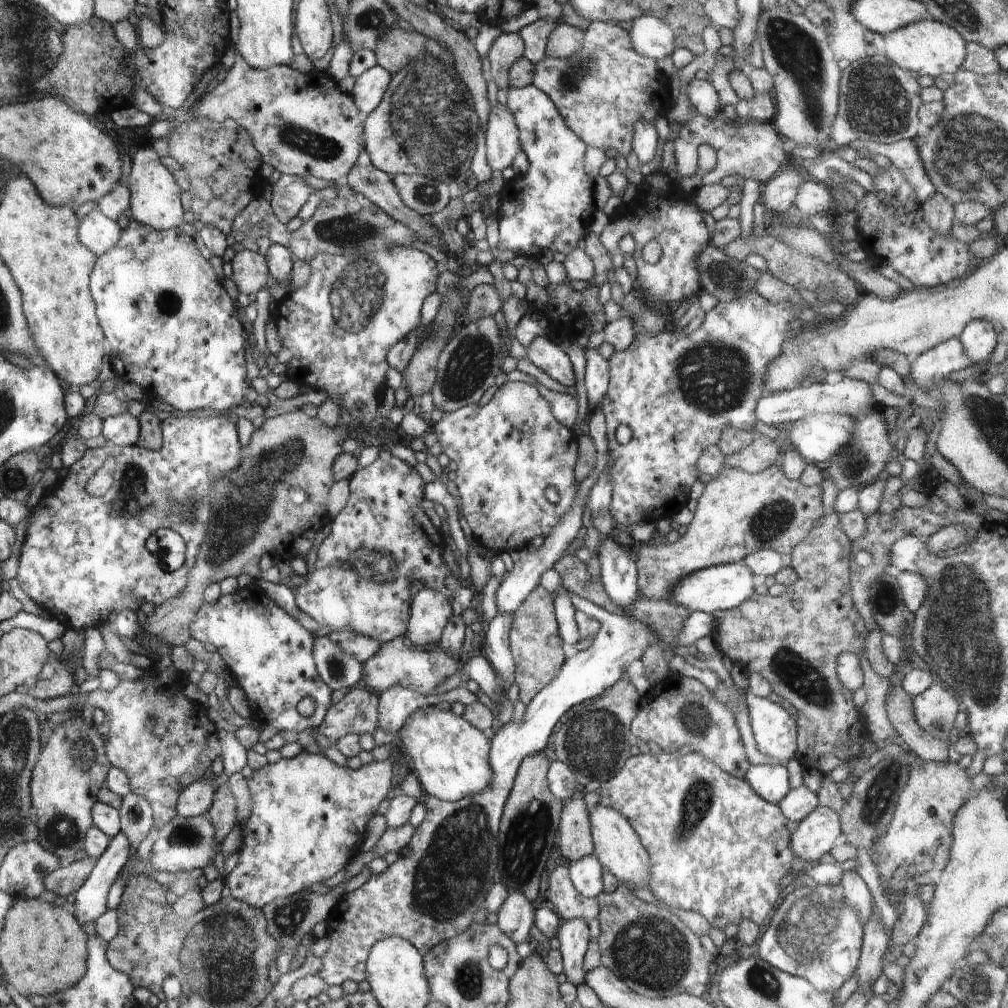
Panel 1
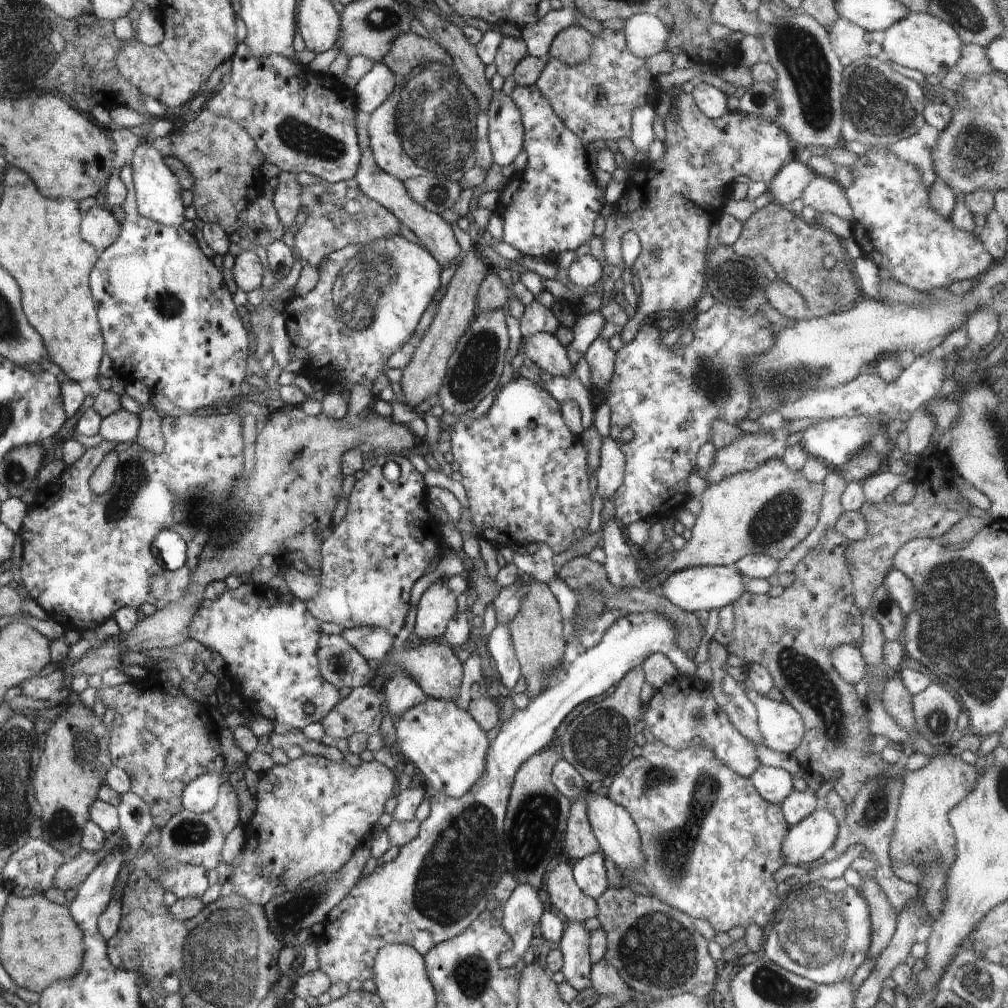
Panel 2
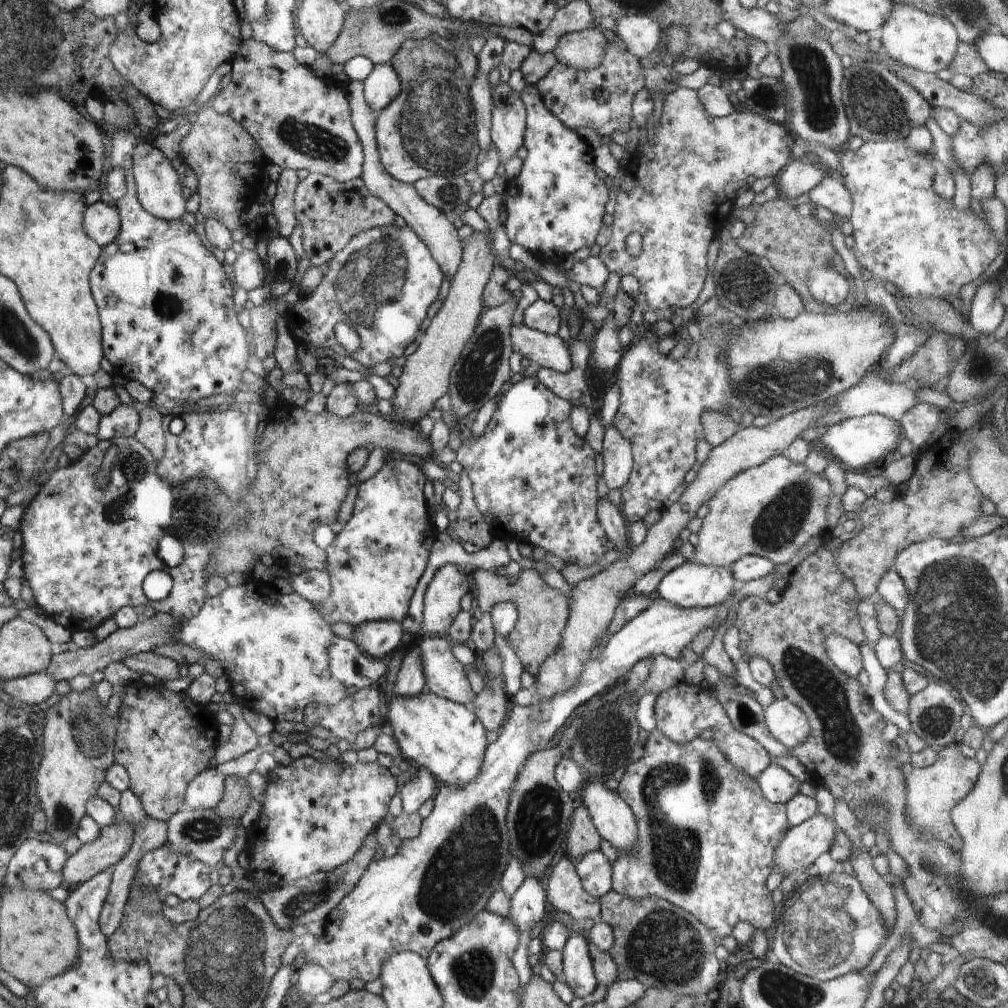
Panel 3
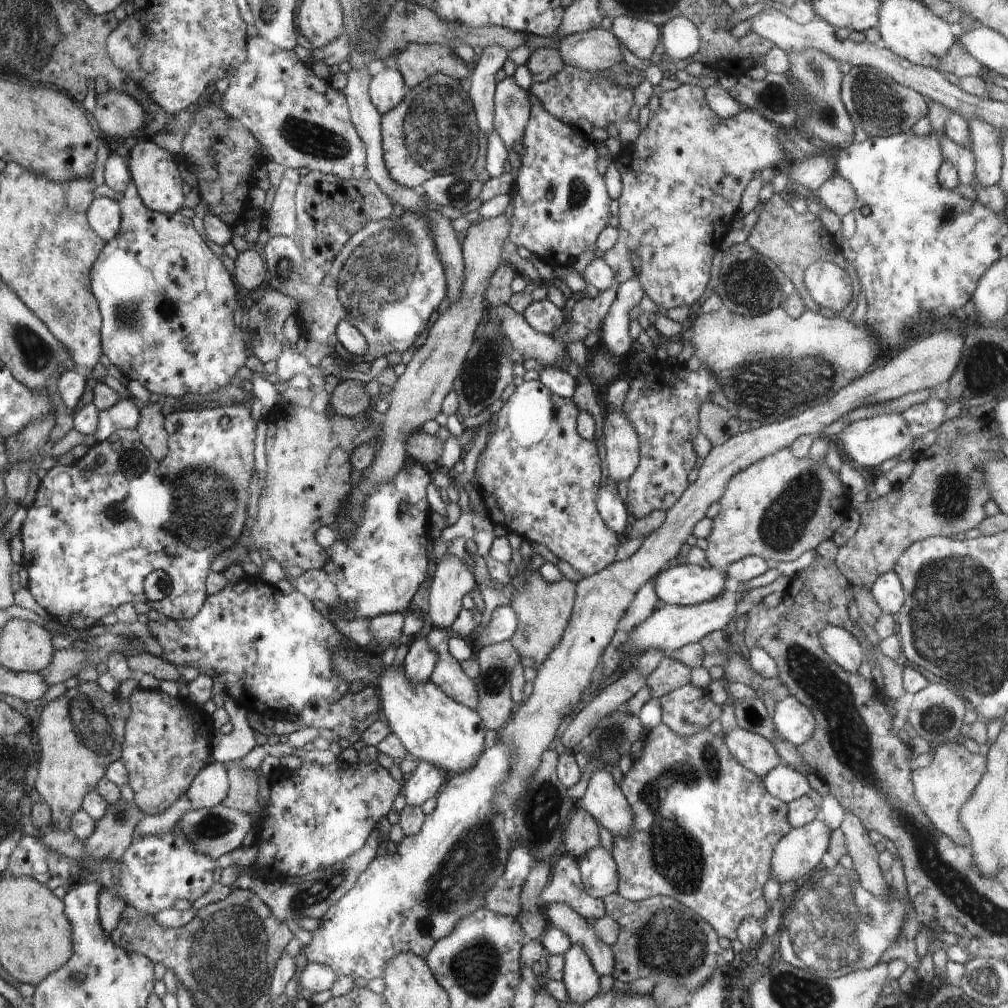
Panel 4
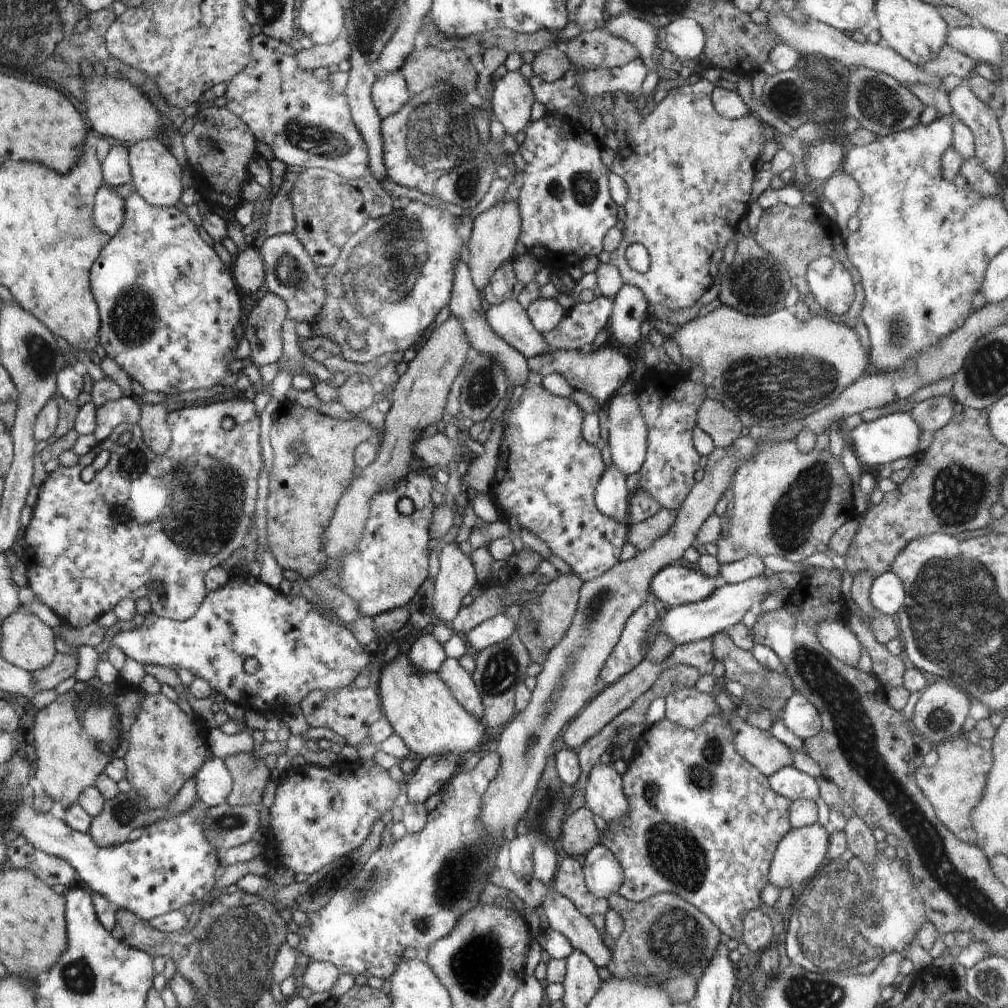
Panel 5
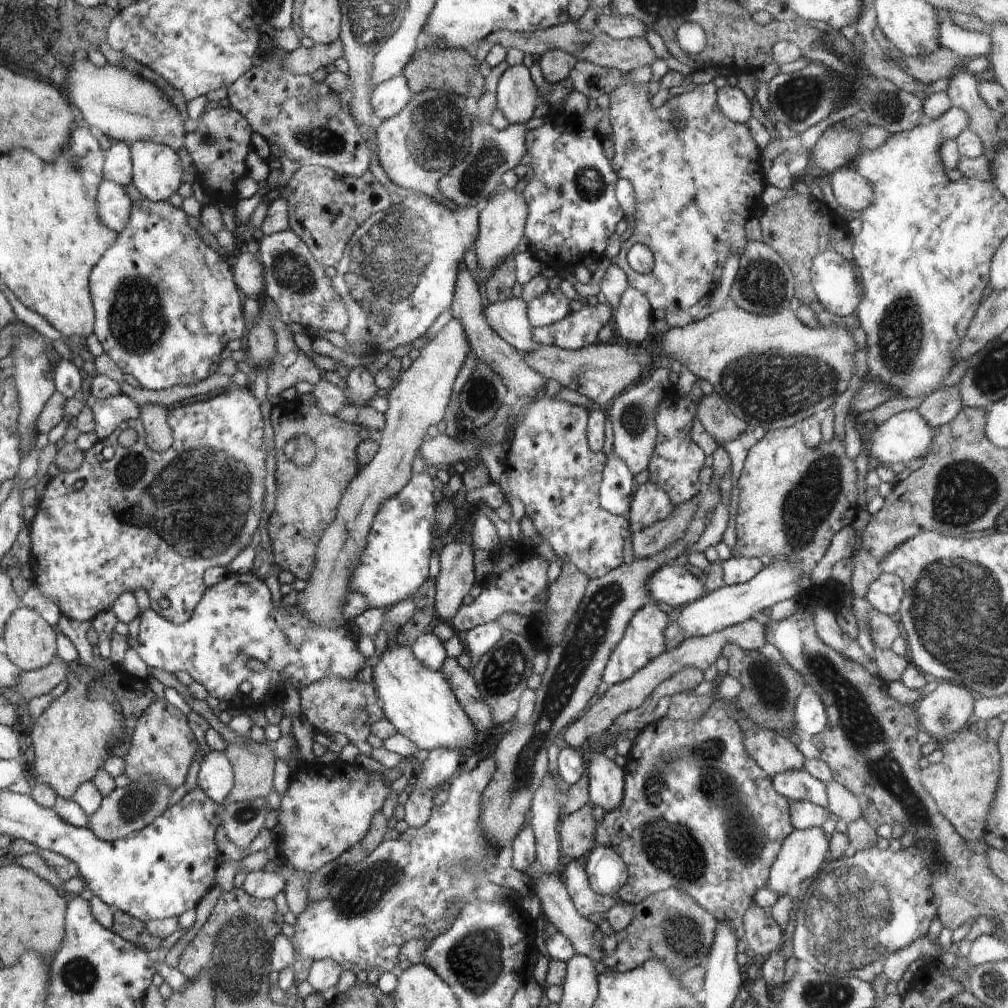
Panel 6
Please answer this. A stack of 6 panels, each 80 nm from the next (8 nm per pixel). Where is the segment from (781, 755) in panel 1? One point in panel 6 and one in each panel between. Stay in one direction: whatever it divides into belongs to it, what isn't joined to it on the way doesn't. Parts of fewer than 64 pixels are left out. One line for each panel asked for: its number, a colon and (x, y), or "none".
2: (782, 728)
3: (786, 722)
4: (794, 721)
5: (800, 716)
6: (811, 717)

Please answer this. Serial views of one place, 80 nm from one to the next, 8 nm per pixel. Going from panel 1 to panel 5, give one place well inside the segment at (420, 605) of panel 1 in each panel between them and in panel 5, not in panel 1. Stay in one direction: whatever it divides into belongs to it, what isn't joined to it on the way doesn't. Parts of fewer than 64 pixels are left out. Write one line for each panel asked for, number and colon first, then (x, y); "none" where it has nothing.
2: (437, 606)
3: (442, 598)
4: (452, 578)
5: (456, 577)

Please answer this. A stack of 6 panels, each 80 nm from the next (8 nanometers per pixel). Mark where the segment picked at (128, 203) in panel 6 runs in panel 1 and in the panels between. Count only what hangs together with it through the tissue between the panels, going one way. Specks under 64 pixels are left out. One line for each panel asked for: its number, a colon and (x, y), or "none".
1: (99, 233)
2: (99, 227)
3: (102, 222)
4: (105, 215)
5: (109, 212)

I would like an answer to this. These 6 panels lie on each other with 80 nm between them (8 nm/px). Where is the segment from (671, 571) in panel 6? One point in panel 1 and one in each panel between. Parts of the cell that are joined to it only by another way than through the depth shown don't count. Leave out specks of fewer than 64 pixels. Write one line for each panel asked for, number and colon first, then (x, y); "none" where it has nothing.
1: (722, 587)
2: (703, 588)
3: (690, 585)
4: (686, 585)
5: (674, 585)

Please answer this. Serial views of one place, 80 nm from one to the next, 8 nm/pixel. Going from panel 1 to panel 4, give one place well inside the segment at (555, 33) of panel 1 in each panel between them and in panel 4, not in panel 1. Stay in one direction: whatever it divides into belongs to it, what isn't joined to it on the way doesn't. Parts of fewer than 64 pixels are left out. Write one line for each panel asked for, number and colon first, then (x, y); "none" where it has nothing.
2: (573, 45)
3: (585, 49)
4: (597, 50)

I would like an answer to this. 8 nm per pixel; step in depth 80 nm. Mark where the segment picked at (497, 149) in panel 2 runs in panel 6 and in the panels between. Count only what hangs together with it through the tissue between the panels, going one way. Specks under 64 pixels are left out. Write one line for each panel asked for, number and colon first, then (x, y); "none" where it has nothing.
3: (508, 119)
4: (512, 109)
5: (511, 98)
6: (517, 96)

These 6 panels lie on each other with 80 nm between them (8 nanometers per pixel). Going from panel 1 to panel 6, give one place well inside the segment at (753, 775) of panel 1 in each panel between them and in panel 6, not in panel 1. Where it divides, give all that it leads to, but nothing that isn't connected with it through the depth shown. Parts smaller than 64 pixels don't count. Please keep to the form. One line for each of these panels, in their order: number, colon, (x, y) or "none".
2: (774, 784)
3: (778, 785)
4: (784, 783)
5: (794, 784)
6: (801, 785)

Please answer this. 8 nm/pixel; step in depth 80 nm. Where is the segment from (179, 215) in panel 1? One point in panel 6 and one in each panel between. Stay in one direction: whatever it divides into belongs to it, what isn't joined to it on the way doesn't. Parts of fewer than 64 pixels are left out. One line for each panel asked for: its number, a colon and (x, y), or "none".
2: (158, 193)
3: (158, 189)
4: (155, 174)
5: (156, 175)
6: (157, 171)

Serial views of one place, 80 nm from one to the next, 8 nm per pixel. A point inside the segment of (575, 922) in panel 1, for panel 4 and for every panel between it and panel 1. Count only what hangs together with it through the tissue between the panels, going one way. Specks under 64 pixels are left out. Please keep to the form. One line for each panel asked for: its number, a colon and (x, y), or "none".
2: (574, 944)
3: (577, 964)
4: (580, 978)

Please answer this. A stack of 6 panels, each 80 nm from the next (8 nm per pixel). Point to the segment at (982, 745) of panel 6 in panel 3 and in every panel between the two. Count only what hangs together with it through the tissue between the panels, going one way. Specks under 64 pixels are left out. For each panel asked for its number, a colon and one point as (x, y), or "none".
3: (932, 792)
4: (942, 788)
5: (954, 785)

